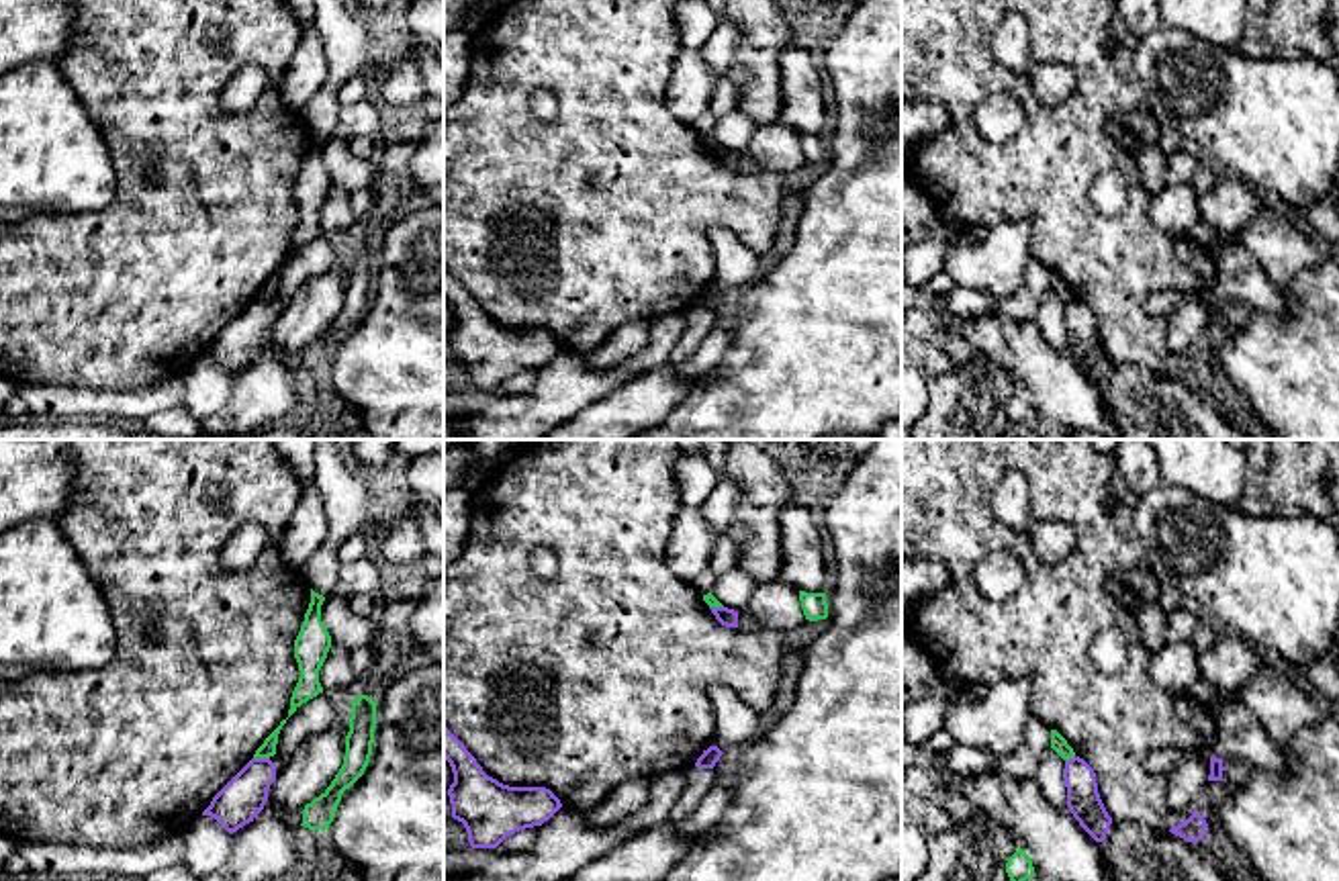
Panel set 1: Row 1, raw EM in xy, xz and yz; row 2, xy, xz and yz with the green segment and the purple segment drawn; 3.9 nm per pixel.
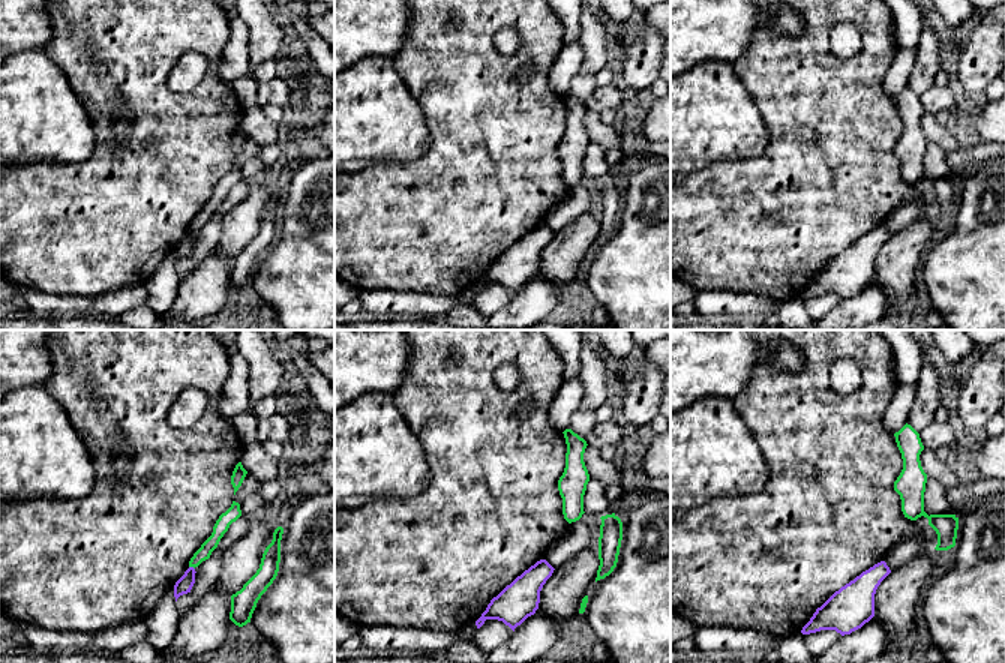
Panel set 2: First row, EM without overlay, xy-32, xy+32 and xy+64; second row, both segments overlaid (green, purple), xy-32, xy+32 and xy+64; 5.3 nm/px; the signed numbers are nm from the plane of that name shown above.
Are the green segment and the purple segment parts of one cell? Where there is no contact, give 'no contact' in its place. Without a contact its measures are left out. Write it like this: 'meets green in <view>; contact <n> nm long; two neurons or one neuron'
meets green in xy; contact 60 nm long; two neurons

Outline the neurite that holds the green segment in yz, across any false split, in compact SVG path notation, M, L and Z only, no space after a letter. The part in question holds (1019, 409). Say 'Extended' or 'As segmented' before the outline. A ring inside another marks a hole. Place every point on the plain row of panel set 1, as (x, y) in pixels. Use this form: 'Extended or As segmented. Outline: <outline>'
As segmented. Outline: M1018 390L1006 405L1006 415L1014 427L1036 419L1034 409L1026 392Z

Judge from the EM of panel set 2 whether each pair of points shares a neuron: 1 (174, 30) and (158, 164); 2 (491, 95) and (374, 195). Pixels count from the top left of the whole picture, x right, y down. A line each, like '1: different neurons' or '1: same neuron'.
1: same neuron
2: same neuron

